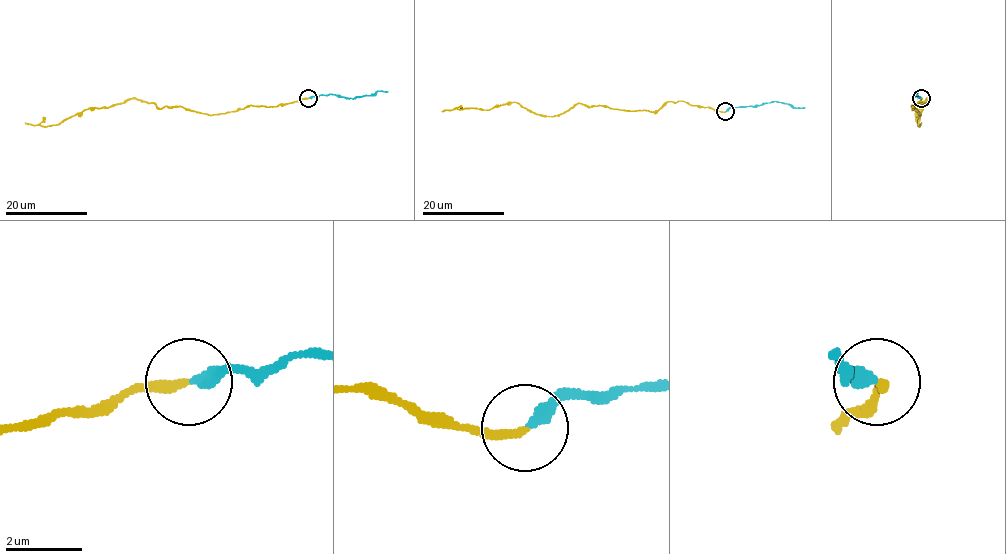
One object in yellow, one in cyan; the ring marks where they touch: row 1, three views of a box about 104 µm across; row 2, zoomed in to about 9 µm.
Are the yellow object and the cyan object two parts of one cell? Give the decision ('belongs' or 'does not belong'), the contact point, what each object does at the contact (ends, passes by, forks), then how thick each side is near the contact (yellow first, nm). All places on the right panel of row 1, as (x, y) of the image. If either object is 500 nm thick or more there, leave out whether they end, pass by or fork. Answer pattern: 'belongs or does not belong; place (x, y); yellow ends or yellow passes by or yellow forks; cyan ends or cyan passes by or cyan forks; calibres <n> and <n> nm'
belongs; place (921, 98); yellow ends; cyan ends; calibres 240 and 320 nm

